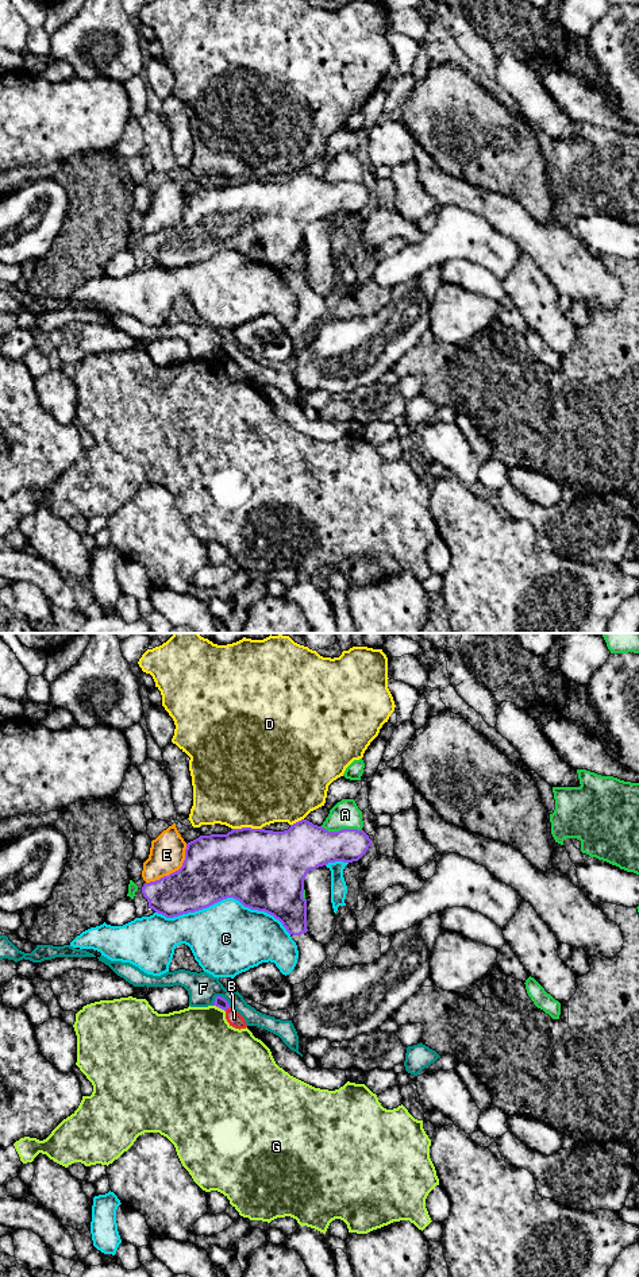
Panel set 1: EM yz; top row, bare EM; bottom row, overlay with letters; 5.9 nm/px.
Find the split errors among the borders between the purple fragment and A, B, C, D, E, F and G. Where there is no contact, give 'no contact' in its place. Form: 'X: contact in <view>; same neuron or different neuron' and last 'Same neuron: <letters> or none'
A: contact in yz; different neuron
B: contact in yz; different neuron
C: contact in yz; different neuron
D: contact in yz; different neuron
E: contact in yz; different neuron
F: contact in yz; different neuron
G: contact in yz; different neuron
Same neuron: none

